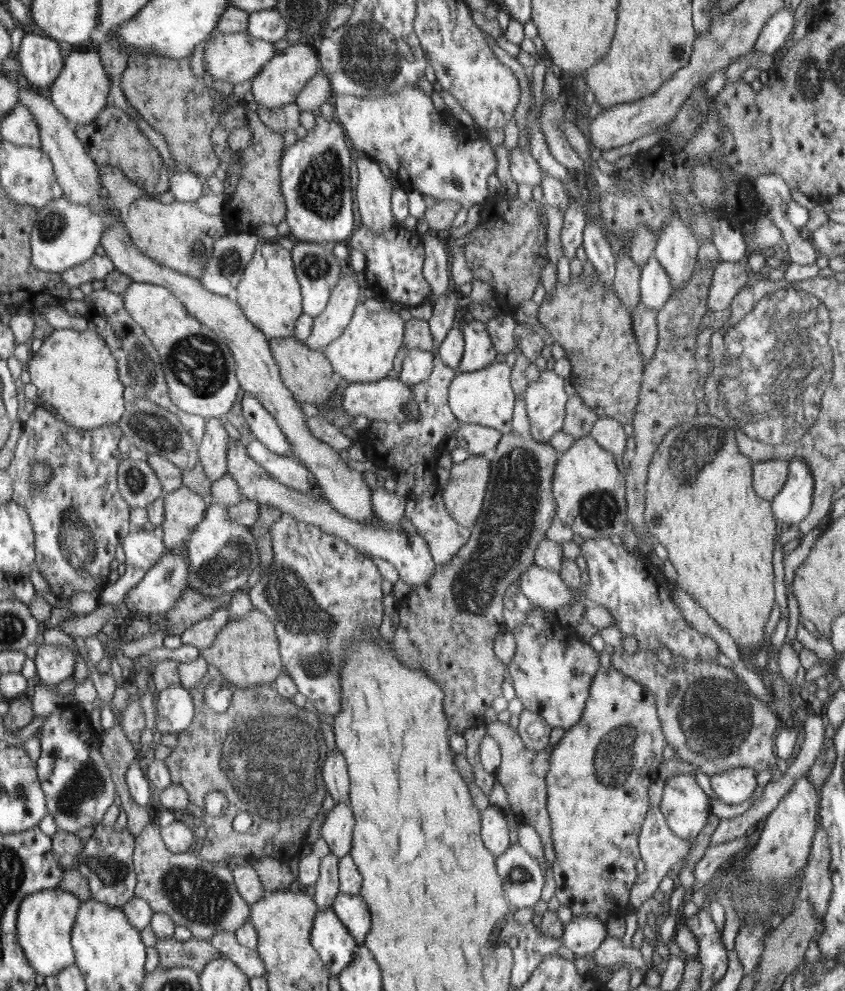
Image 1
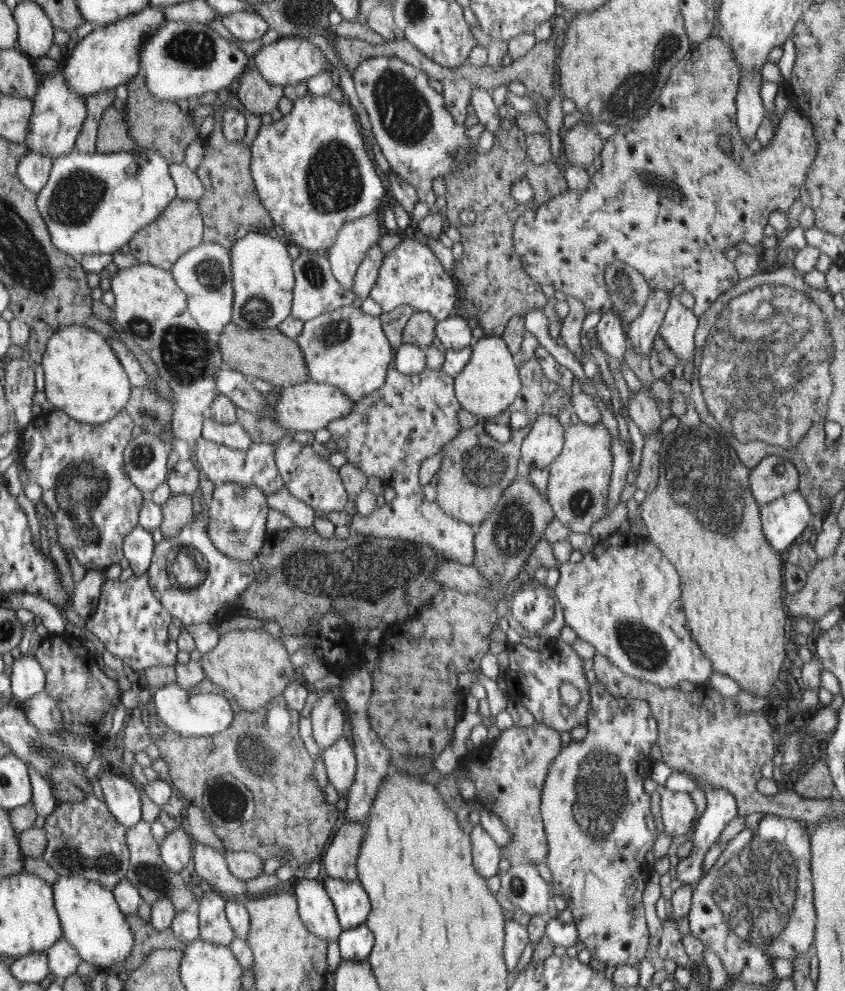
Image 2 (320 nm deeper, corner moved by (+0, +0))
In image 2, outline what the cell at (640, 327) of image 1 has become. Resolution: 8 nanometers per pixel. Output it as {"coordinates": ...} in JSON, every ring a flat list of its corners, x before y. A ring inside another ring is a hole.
{"coordinates":[[640,392,630,394,629,416,640,429,641,434,648,440,649,435,659,430,663,419,660,417,658,405,652,396,644,396]]}

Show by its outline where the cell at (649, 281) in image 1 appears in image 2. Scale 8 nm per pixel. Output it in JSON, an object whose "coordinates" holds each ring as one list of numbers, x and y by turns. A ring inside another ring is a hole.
{"coordinates":[[653,291,649,294,643,313,626,326,629,344,636,355,649,357,655,336,659,334,661,322,670,308,670,298,666,292]]}

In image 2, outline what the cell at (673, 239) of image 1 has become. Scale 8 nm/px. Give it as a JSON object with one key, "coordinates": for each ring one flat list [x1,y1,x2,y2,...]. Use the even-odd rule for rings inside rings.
{"coordinates":[[680,296,670,298,670,308,661,322,659,334,672,346,672,352,680,358,680,365,692,361,694,354,694,332,699,326,699,317,694,310,680,303]]}

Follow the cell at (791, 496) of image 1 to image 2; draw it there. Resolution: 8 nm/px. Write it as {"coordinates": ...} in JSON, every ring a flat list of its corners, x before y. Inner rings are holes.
{"coordinates":[[798,490,760,506,759,511,766,540,781,555,804,534,813,517,810,506]]}

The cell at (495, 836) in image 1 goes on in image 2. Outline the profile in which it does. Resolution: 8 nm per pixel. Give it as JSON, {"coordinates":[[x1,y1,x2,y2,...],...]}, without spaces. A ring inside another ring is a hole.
{"coordinates":[[480,825,474,827,470,835,472,835,474,865,478,873,484,878,496,875,502,854,495,838]]}

